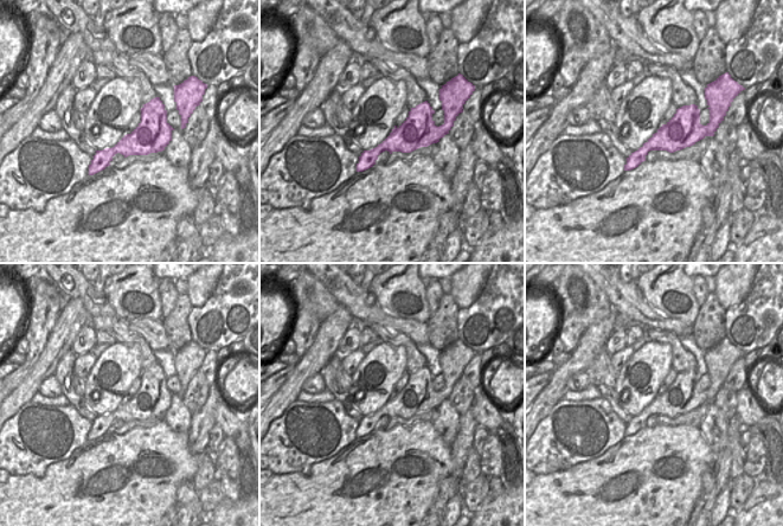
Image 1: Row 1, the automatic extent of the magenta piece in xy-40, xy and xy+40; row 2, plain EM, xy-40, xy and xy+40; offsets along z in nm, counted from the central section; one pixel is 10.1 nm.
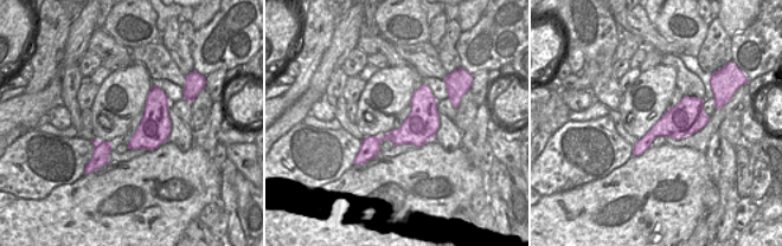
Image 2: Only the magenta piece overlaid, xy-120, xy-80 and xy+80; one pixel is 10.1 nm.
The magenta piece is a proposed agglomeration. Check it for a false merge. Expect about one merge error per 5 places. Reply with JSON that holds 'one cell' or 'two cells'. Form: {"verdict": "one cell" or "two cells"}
{"verdict": "one cell"}

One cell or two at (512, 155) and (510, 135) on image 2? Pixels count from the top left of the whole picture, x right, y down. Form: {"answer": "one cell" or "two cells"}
{"answer": "two cells"}

